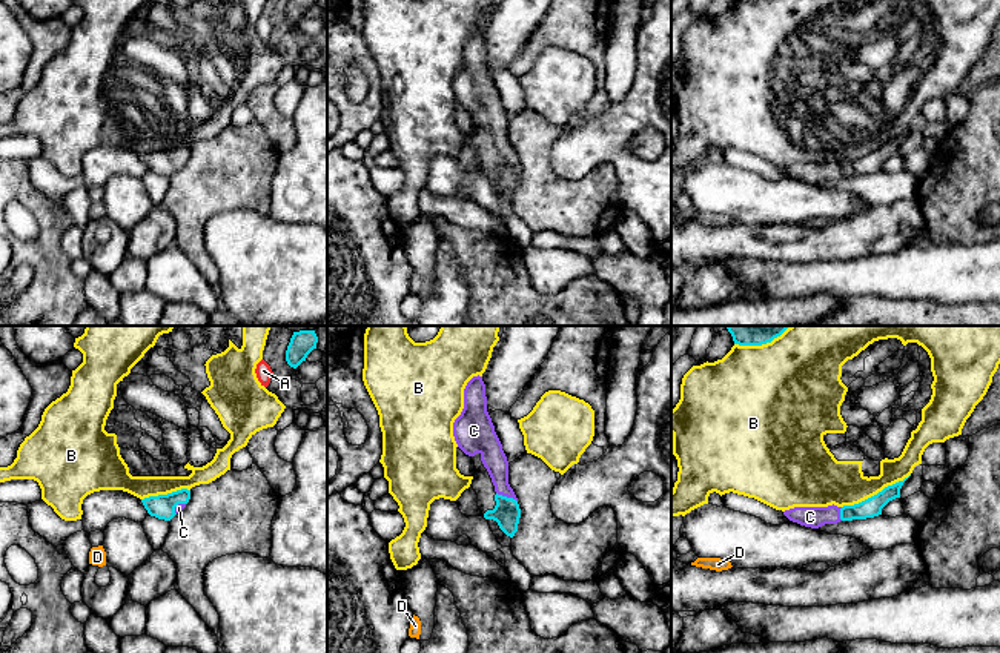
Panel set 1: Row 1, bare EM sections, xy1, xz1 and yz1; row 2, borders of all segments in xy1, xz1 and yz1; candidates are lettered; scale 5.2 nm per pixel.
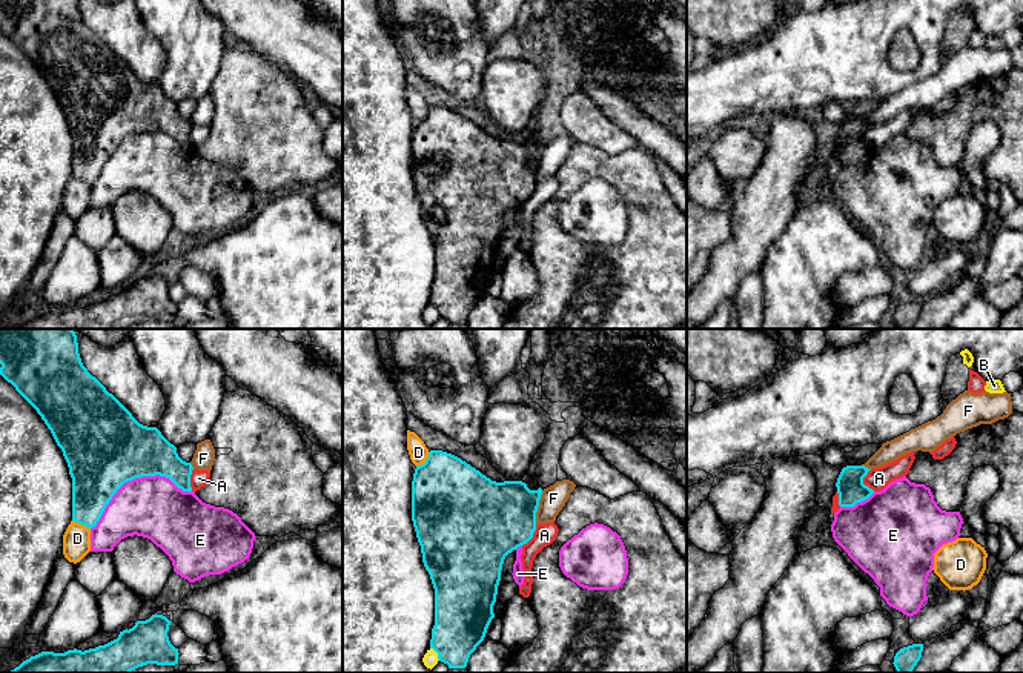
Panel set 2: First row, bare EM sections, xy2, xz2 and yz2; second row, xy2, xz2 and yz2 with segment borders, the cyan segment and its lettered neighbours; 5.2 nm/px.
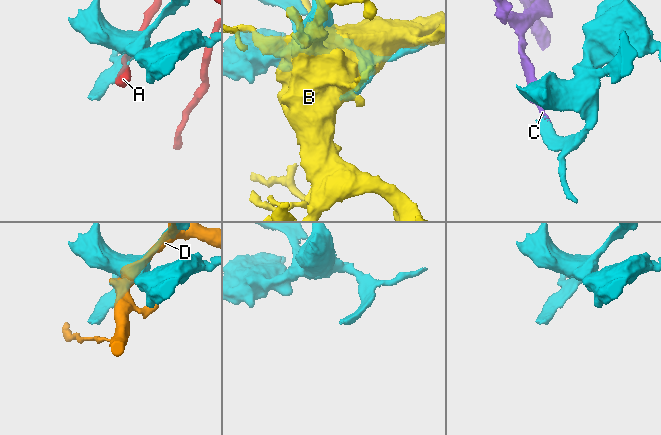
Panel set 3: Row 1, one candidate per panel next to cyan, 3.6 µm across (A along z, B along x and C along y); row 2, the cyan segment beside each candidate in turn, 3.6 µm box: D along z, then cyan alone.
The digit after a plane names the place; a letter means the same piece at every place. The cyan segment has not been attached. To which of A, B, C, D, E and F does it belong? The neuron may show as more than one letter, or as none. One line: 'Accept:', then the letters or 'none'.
Accept: C

